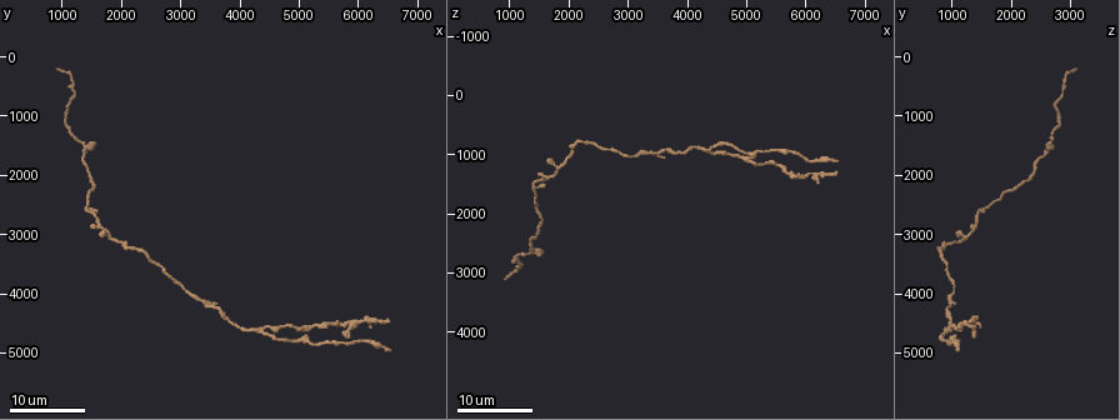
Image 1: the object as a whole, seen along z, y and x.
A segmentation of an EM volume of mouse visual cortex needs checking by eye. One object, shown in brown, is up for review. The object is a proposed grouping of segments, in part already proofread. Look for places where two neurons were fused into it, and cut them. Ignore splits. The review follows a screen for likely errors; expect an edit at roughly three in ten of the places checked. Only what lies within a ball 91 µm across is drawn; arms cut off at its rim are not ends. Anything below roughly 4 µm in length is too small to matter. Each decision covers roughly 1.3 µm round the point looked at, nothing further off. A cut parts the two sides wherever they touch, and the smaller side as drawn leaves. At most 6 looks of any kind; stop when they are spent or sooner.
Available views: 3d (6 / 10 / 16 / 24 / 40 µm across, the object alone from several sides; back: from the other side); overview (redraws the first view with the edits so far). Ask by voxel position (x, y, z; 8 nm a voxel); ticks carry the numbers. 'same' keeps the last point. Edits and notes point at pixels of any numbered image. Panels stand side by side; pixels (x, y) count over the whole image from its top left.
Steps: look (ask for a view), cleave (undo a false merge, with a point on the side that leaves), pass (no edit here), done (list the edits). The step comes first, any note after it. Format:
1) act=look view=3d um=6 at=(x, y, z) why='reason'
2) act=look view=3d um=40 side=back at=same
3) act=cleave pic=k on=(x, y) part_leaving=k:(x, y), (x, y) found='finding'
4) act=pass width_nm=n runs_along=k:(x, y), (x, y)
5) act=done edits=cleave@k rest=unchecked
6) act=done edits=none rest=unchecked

act=look view=3d um=24 at=(1750, 3000, 1300) why='a narrow waist'

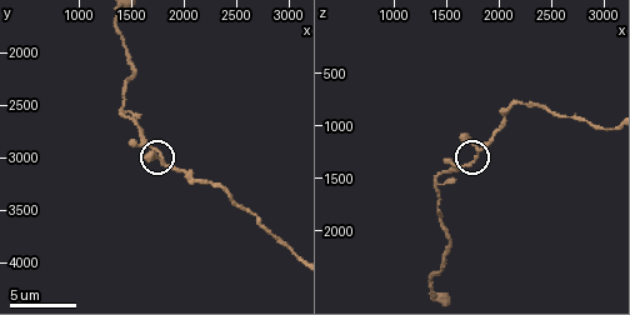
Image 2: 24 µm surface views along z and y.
act=look view=3d um=6 at=(1780, 2980, 1300)

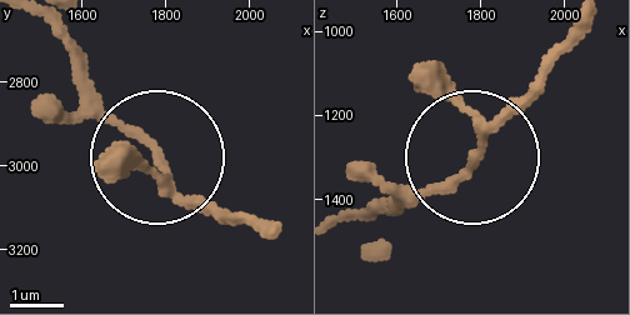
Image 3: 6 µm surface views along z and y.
act=pass width_nm=150 runs_along=3:(589, 20), (459, 168), (396, 204) found='continuous, no second neuron'

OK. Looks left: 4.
act=look view=3d um=10 at=(2420, 3280, 780)

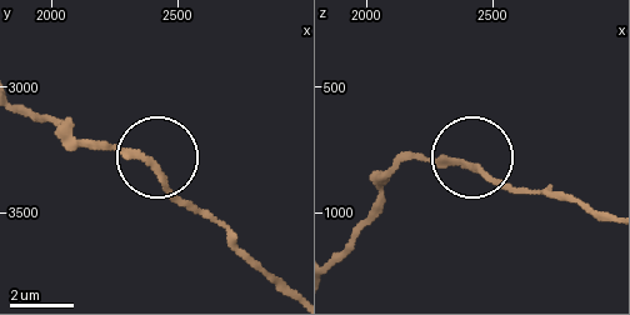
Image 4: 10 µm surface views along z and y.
act=pass runs_along=4:(144, 155), (79, 141) found='all the same neuron'

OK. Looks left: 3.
act=look view=3d um=16 at=(4400, 4650, 900) why='three-way junction'

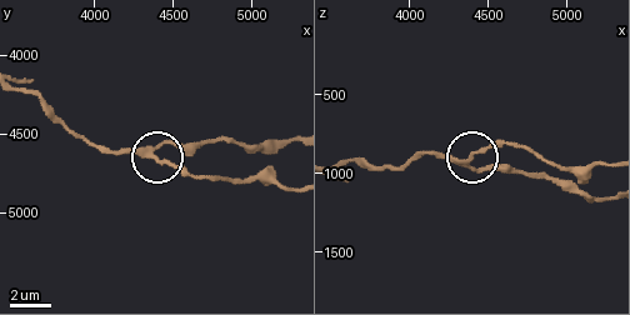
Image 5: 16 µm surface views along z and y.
act=look view=3d um=10 at=(4380, 4640, 920)

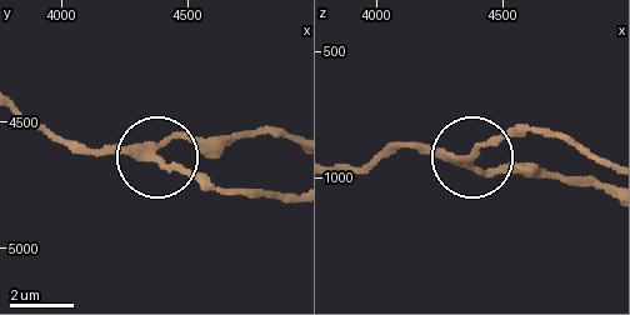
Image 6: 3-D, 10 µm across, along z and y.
act=look view=3d um=6 at=(4360, 4640, 940)

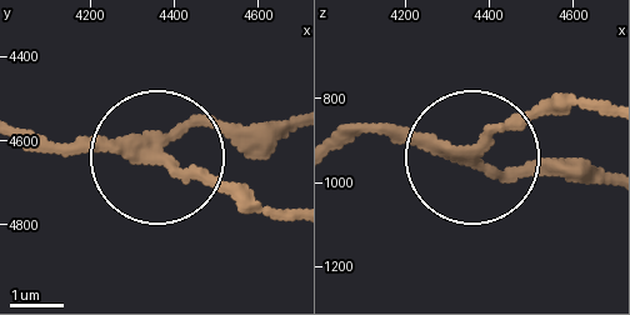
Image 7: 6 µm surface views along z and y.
act=cleave pic=7 on=(193, 124) arms=3 part_leaving=7:(126, 146), (189, 120), (283, 120) found='two neurons meet here'

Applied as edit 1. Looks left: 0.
act=done edits=cleave@7 rest=unchecked

